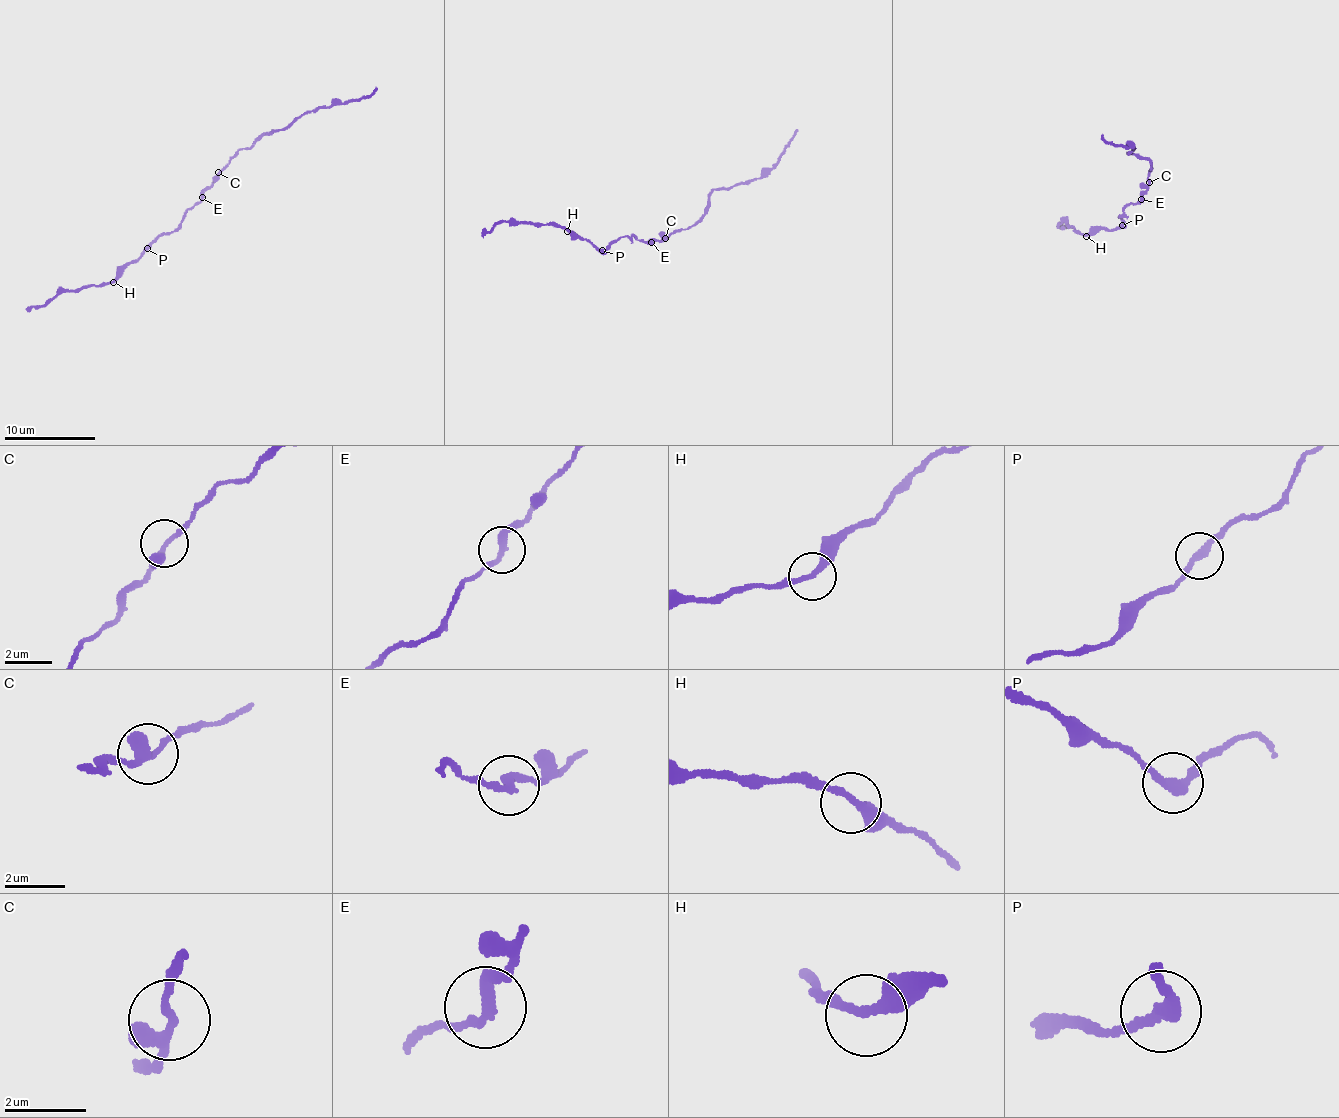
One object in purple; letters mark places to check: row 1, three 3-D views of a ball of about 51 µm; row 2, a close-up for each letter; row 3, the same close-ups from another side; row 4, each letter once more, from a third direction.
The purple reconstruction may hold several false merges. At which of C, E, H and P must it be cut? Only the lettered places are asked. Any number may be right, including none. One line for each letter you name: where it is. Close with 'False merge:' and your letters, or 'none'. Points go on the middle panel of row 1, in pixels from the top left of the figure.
False merge: none

